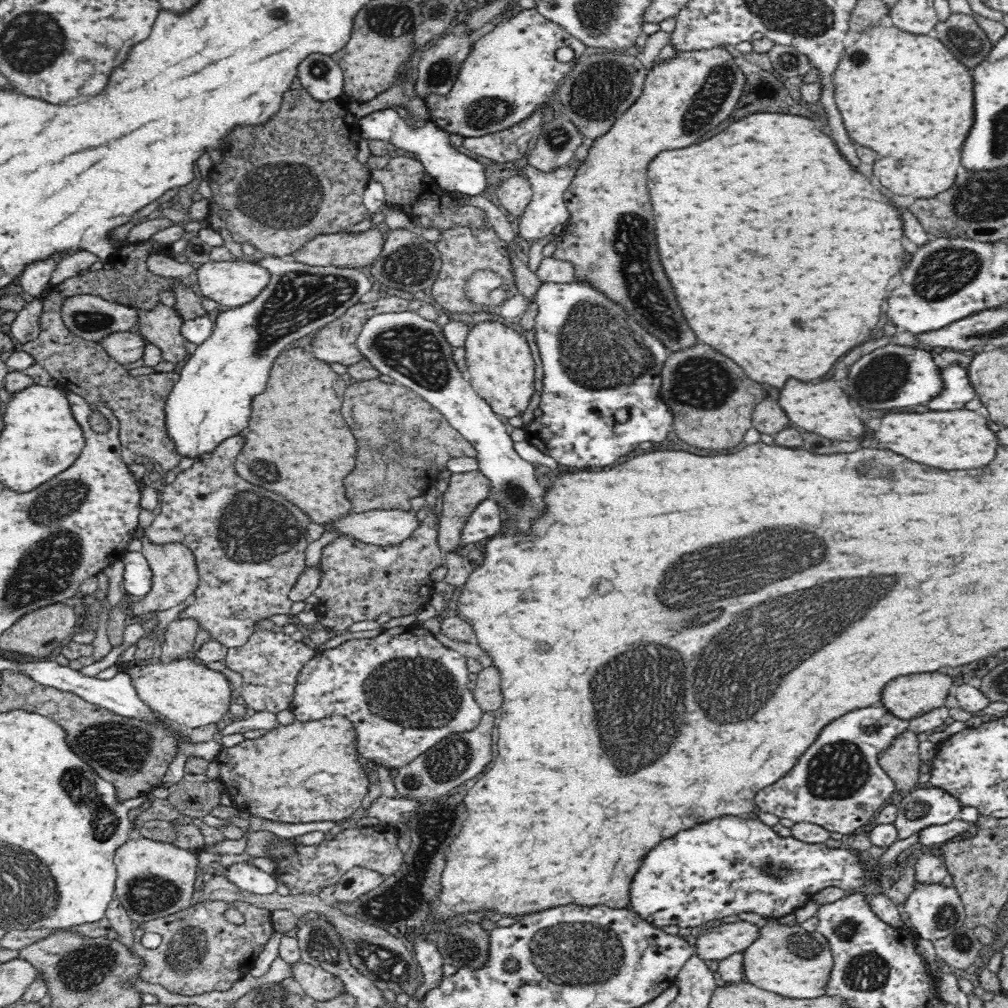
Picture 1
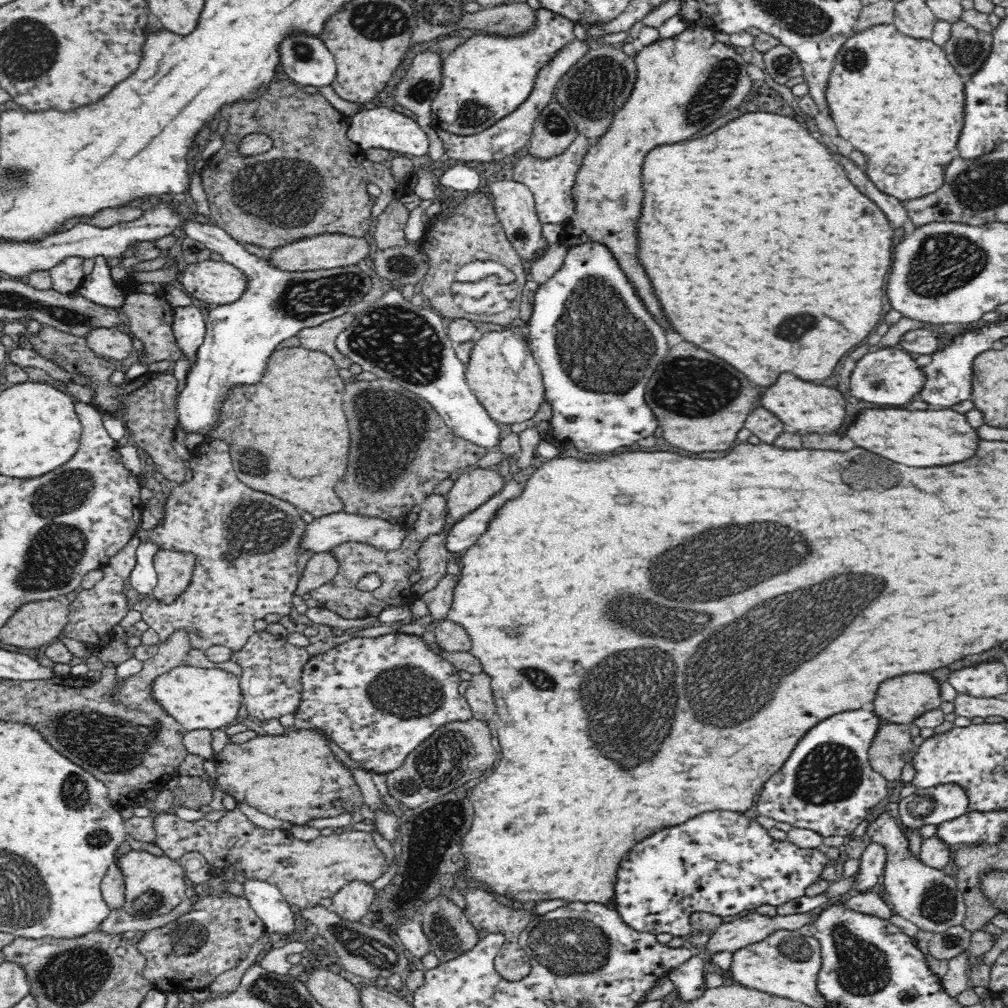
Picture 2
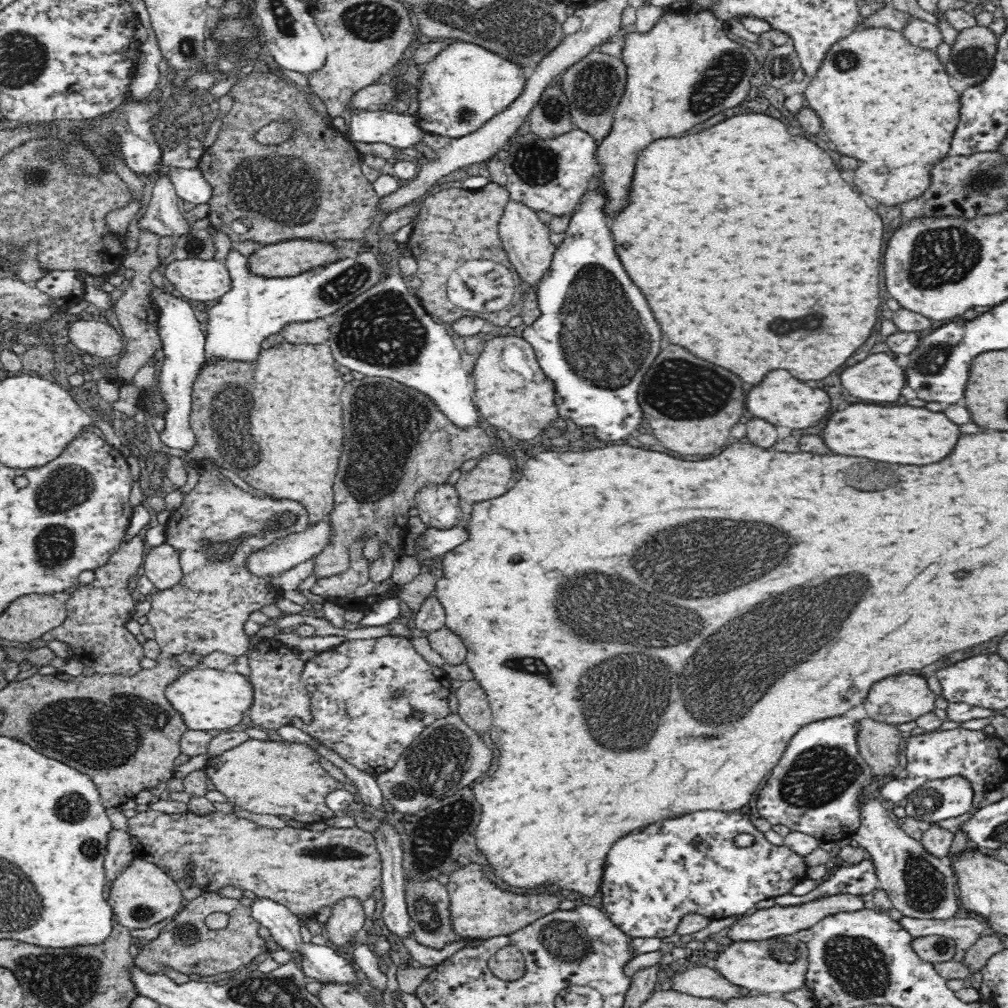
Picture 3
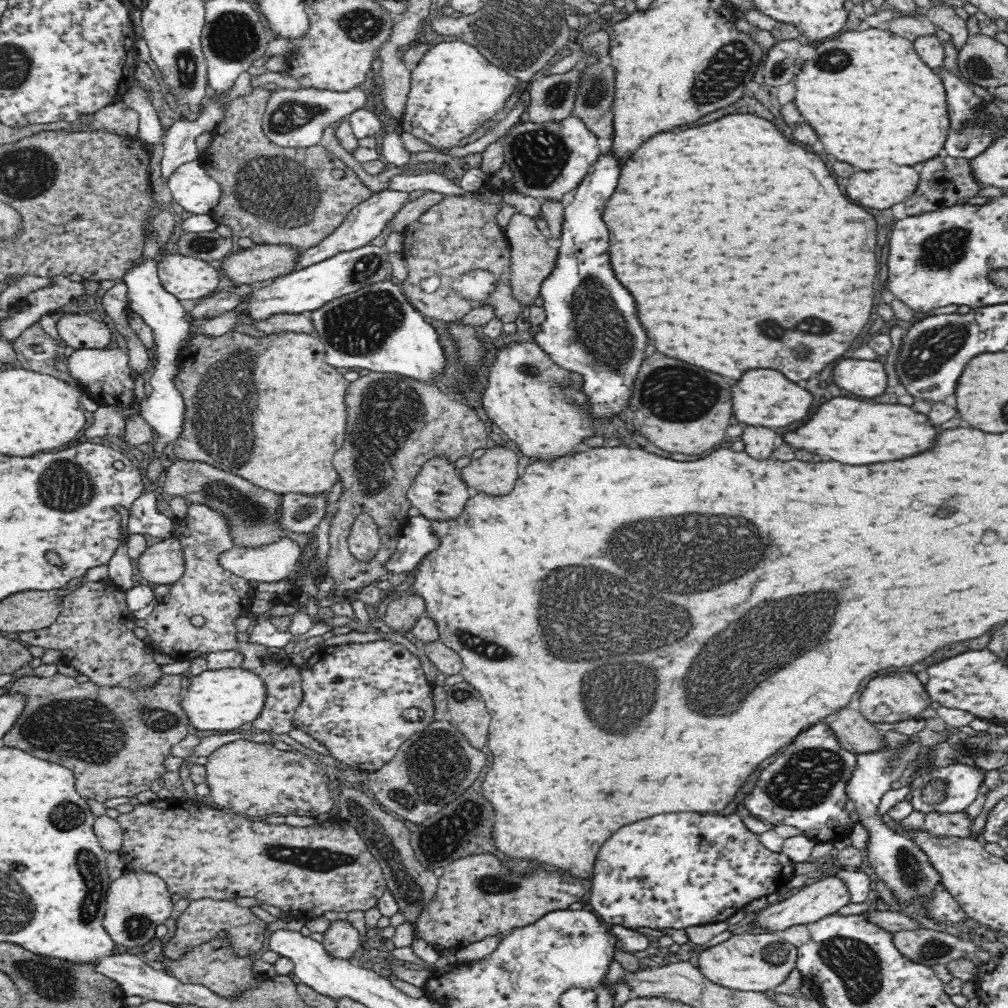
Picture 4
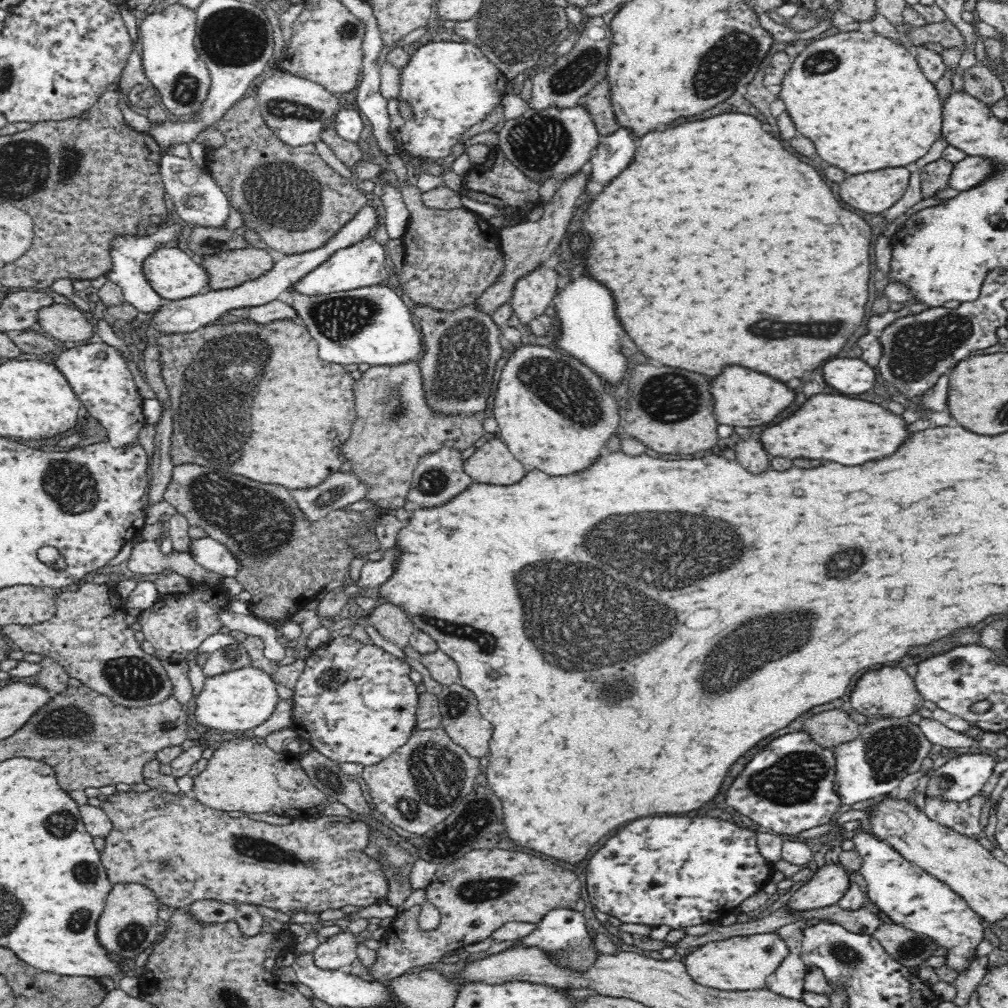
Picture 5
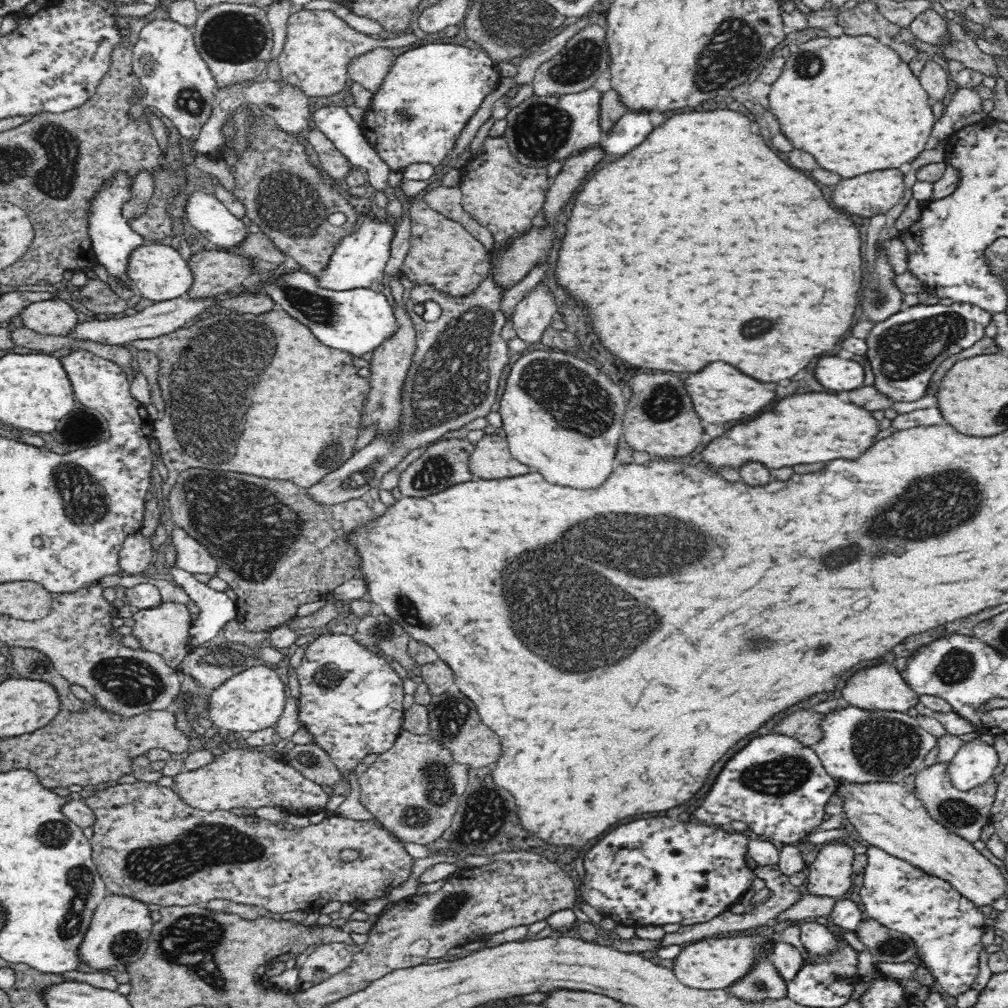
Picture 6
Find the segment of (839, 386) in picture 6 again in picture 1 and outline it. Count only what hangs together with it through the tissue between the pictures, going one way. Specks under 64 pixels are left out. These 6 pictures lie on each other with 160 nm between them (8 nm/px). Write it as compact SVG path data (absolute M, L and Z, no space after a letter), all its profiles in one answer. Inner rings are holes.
M888 344L862 356L848 370L846 394L868 410L898 410L926 404L944 392L942 369L930 351L920 347Z

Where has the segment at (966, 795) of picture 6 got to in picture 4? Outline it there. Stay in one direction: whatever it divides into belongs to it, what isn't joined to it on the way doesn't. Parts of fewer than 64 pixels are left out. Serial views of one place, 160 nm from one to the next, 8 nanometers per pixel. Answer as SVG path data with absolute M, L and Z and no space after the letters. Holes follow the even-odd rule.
M966 812L958 815L940 815L940 813L931 813L925 816L925 828L923 829L930 836L935 838L971 836L971 826L973 820L970 820Z

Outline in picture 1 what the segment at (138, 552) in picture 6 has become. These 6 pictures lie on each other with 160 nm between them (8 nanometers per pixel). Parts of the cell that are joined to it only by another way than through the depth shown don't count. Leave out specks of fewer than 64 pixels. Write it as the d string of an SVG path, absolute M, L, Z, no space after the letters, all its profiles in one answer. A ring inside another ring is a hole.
M139 523L135 530L135 538L141 542L142 555L149 564L152 576L150 590L144 595L142 600L134 602L130 608L131 614L141 617L141 620L151 617L156 612L170 610L177 604L188 600L194 595L199 584L199 572L194 554L181 542L171 542L166 544L156 544L146 535L146 526Z

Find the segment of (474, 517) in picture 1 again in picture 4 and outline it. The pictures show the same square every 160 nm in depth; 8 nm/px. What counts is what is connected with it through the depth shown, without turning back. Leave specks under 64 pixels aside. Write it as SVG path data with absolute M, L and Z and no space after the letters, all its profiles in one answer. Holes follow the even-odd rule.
M421 515L409 517L405 528L402 528L402 536L398 538L397 552L386 567L403 578L416 569L428 554L438 550L440 544L442 539L427 518Z

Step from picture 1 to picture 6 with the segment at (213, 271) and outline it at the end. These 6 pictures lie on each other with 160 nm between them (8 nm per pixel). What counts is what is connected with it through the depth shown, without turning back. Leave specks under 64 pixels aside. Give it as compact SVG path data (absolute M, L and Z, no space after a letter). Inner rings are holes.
M152 242L136 248L128 266L131 284L140 293L139 297L154 303L188 296L195 282L185 250L176 250L168 242Z

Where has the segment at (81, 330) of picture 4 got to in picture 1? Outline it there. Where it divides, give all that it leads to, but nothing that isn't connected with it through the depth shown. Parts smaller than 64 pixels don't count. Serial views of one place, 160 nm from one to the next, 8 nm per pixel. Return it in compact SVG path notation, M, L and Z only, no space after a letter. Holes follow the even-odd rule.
M137 331L120 332L100 341L108 355L123 365L142 360L147 343Z

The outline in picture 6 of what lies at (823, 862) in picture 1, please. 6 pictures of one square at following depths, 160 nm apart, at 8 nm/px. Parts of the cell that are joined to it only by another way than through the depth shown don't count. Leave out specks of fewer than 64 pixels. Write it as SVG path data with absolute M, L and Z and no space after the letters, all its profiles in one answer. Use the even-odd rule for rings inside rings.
M656 817L623 824L600 839L583 858L584 880L580 893L590 906L624 926L690 926L712 920L730 905L744 899L756 878L748 868L750 833L735 832L729 827L715 827L692 821Z

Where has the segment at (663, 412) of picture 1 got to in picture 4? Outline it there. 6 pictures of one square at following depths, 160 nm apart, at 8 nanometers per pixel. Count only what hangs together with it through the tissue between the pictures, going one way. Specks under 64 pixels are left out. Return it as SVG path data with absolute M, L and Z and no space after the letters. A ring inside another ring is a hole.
M611 151L600 156L594 162L589 174L572 193L573 199L567 203L563 212L563 224L560 232L560 247L554 261L554 270L550 276L546 276L540 284L540 297L546 313L546 320L538 326L534 334L534 343L546 353L551 363L562 370L570 370L572 374L578 374L582 386L579 391L588 399L587 415L589 418L604 420L610 424L612 418L623 418L626 408L630 407L630 398L640 364L646 358L646 348L650 344L648 332L642 326L638 318L638 304L632 296L632 292L622 286L622 282L616 278L610 262L610 232L602 220L602 212L606 208L606 202L614 194L618 186L618 164Z

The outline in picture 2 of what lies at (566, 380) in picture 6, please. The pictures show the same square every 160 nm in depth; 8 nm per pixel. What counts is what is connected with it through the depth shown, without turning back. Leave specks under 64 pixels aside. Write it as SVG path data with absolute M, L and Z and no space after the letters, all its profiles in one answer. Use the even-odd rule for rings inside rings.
M517 329L490 330L474 339L465 377L472 392L498 424L529 421L544 402L541 368L528 346L530 342Z

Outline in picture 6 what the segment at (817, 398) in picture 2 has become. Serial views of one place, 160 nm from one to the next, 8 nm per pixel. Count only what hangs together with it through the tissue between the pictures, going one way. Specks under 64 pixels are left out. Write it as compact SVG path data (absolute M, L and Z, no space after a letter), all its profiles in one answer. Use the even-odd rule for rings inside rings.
M722 362L710 364L710 368L706 368L706 372L702 374L694 374L690 378L690 394L694 396L694 402L698 404L696 411L705 424L716 424L716 422L724 424L724 422L736 422L758 416L778 398L778 394L774 390L768 390L764 382L746 376L738 368Z

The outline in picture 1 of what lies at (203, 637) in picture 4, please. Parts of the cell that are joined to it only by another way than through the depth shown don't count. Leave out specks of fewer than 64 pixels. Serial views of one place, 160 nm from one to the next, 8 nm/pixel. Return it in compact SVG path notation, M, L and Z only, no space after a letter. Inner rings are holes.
M244 435L232 436L212 454L200 456L190 468L178 473L172 483L157 491L158 511L154 522L146 527L146 535L154 543L181 542L194 554L199 584L194 602L182 610L178 618L194 617L200 628L227 647L242 646L258 620L273 614L289 614L293 604L289 592L305 570L305 552L310 543L306 536L311 519L300 507L238 476L235 462L244 444Z

